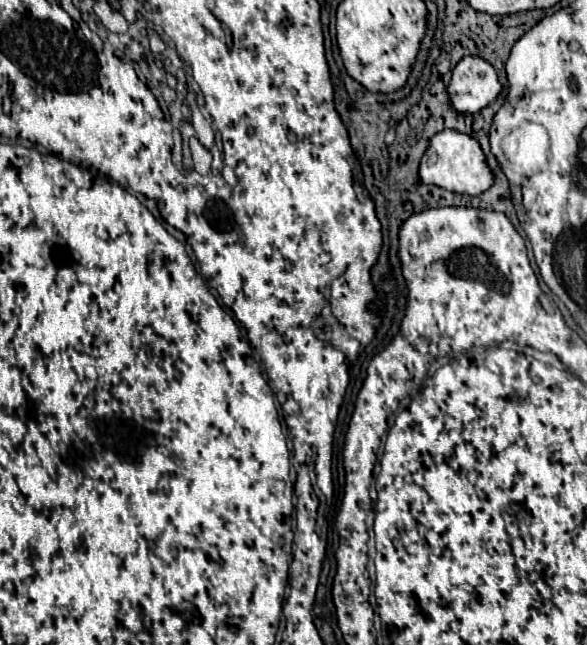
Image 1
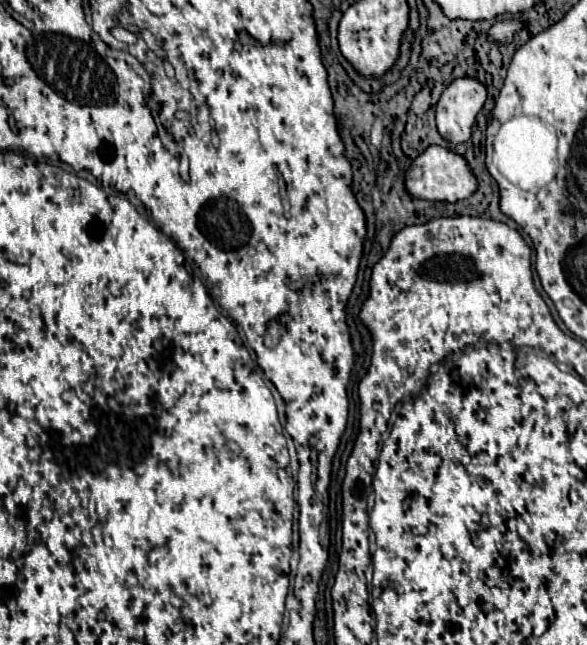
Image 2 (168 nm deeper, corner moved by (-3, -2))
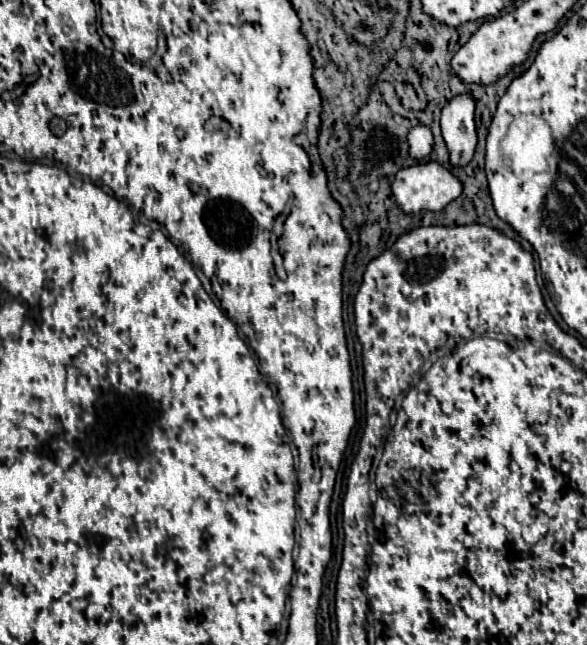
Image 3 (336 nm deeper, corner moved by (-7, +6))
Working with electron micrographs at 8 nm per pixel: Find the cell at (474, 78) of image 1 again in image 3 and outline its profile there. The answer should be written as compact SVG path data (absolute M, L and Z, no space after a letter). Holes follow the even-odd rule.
M470 95L454 97L442 109L442 137L450 153L450 165L464 167L472 161L476 149L474 101Z

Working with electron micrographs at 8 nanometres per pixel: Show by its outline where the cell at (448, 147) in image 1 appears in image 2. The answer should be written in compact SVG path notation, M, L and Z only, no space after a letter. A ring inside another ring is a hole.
M430 145L422 155L418 155L410 169L406 171L406 189L410 195L420 197L420 199L430 199L430 201L460 201L476 193L478 189L478 179L474 177L468 161L454 153L452 149L440 147L440 145Z

